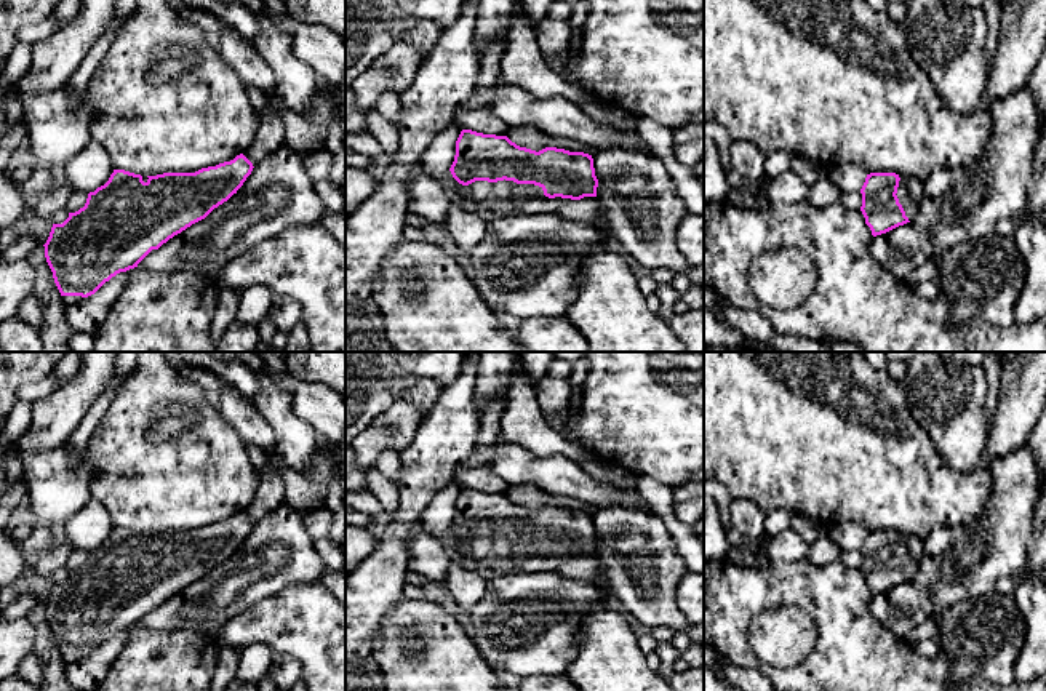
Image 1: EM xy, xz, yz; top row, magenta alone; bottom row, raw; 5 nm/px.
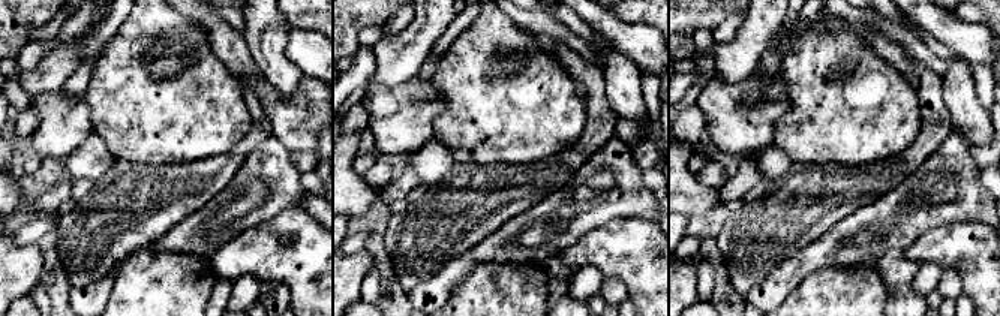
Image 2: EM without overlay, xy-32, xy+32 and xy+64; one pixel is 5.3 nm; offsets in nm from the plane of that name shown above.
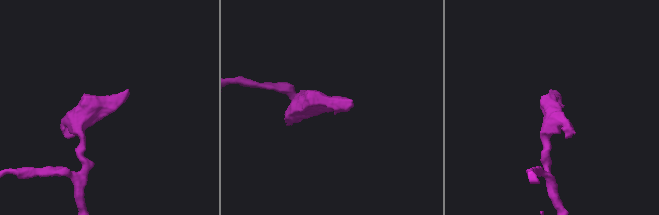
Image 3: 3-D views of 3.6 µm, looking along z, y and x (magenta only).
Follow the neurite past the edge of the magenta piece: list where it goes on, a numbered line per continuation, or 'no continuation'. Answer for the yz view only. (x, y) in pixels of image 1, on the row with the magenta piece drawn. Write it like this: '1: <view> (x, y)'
1: yz (910, 189)

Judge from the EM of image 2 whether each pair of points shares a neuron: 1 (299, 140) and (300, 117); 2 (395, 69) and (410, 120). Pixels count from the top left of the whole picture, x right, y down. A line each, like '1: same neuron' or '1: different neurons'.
1: same neuron
2: different neurons

